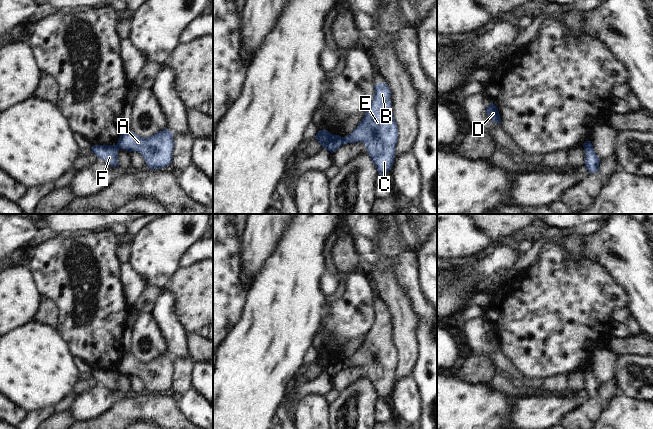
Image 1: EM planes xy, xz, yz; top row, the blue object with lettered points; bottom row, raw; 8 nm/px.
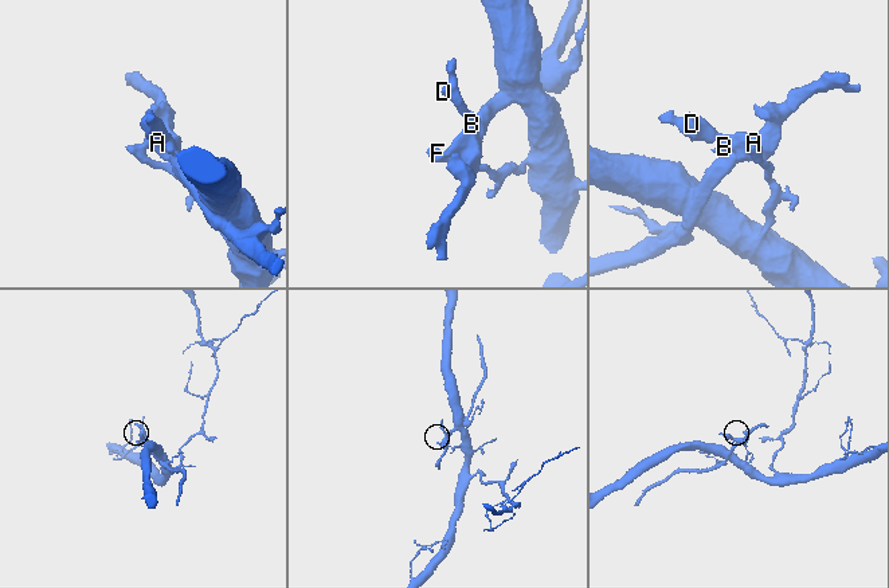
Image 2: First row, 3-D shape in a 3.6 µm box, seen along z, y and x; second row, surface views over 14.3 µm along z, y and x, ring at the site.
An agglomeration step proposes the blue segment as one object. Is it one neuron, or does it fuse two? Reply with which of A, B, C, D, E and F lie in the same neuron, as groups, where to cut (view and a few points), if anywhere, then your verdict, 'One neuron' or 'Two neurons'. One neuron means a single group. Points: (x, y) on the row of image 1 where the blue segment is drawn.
Groups: A B C D E / F. Split along xz (341, 137), (343, 143). Two neurons.

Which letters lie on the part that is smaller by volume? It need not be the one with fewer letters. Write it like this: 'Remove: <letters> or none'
Remove: A, B, C, D, E.

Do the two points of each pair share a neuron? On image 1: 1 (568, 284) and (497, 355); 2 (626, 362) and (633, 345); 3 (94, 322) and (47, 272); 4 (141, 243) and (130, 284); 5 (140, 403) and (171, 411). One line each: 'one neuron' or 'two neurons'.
1: two neurons
2: two neurons
3: one neuron
4: two neurons
5: one neuron

